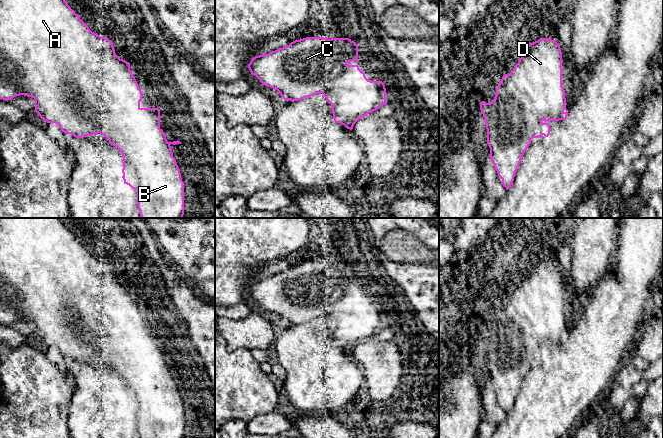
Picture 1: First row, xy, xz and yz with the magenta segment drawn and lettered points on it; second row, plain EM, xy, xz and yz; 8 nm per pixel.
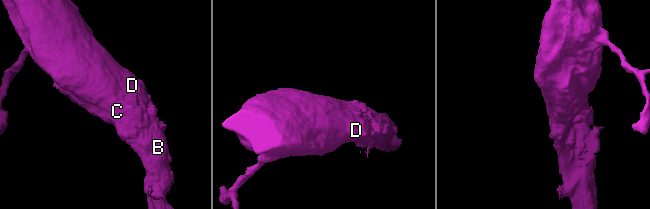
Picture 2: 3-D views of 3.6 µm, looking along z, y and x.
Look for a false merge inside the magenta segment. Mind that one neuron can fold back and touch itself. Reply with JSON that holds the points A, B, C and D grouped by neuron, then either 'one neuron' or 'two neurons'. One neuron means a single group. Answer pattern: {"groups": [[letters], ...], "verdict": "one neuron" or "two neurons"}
{"groups": [["A", "B", "C", "D"]], "verdict": "one neuron"}

